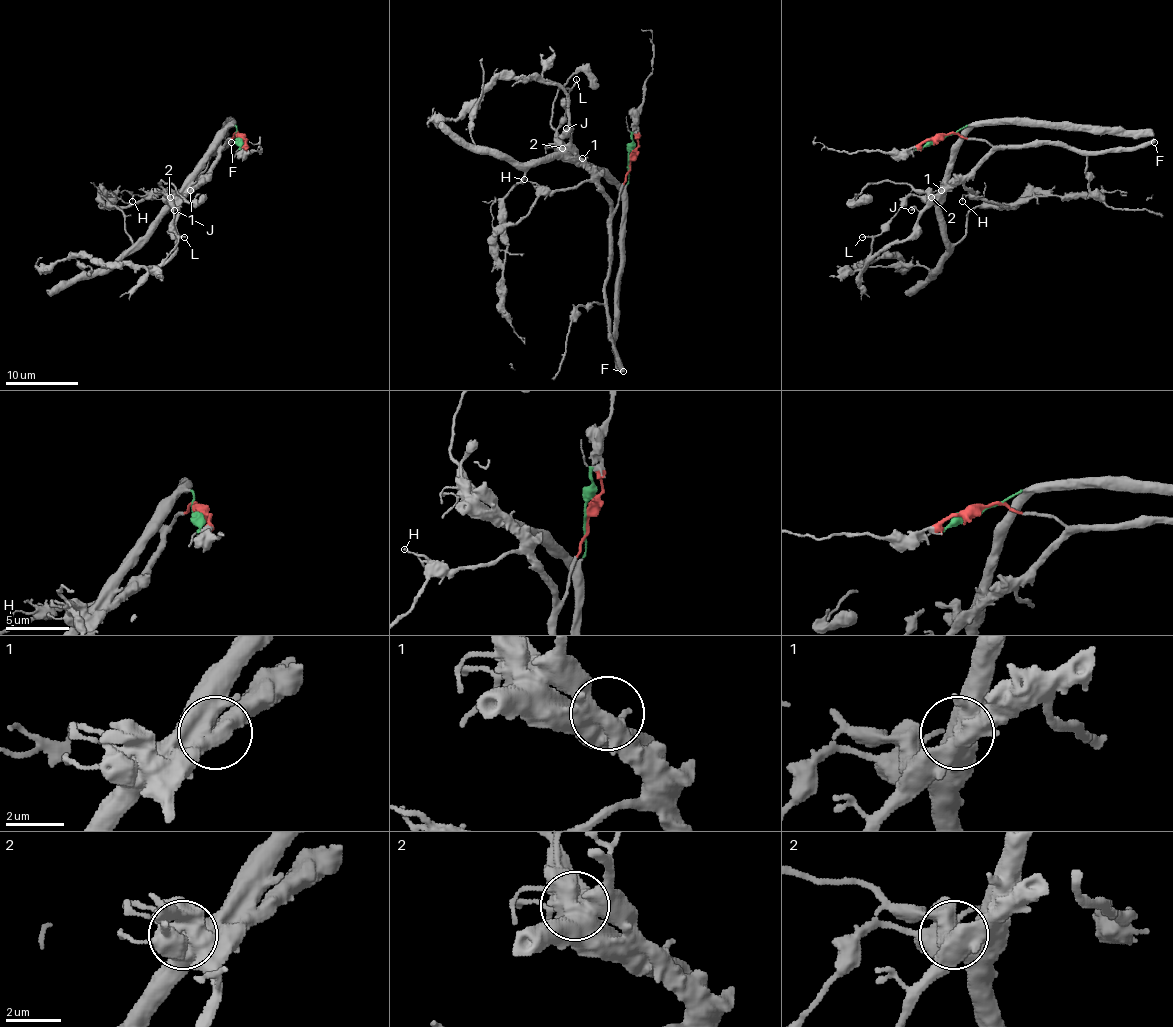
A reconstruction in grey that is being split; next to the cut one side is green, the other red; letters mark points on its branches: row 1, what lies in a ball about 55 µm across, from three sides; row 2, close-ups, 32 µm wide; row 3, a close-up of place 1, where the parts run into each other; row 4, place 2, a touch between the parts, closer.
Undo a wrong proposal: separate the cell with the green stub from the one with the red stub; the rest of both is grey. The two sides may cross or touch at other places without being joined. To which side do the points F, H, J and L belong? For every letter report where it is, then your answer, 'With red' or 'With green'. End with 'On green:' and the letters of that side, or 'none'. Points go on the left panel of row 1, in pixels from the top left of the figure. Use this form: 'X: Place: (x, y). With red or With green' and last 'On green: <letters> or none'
F: Place: (231, 142). With red
H: Place: (132, 201). With red
J: Place: (174, 210). With red
L: Place: (184, 237). With green
On green: L

